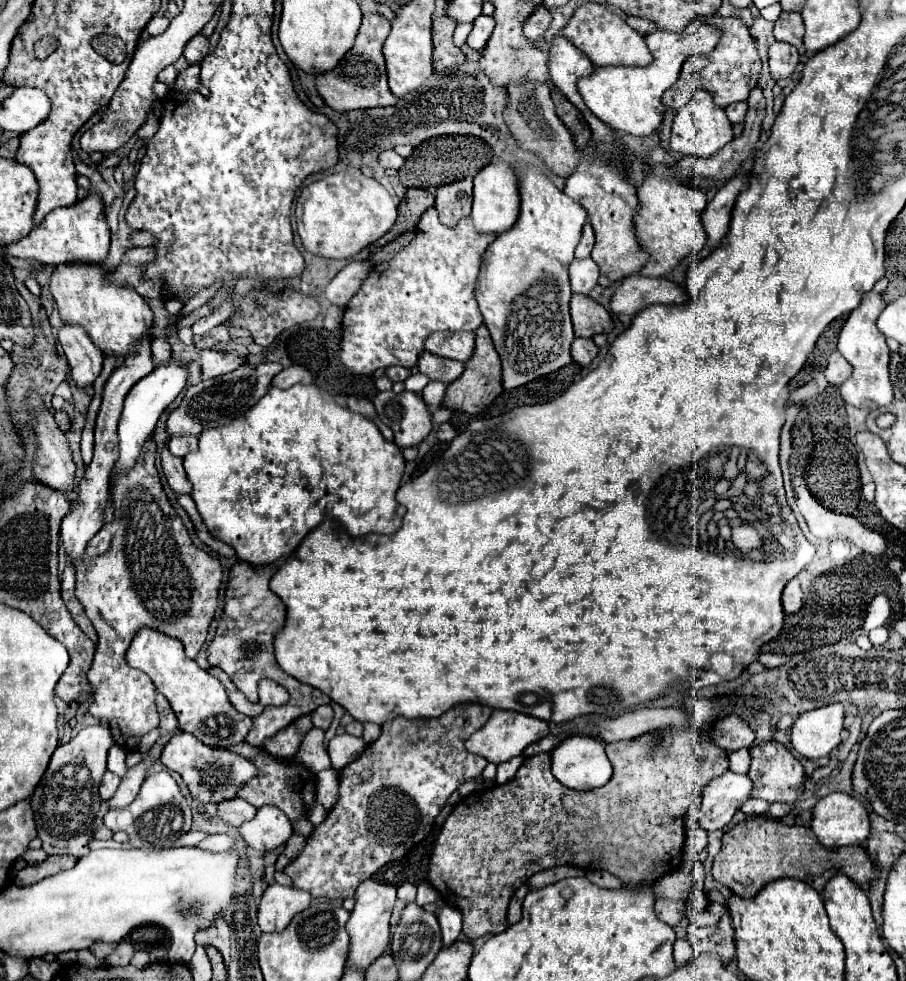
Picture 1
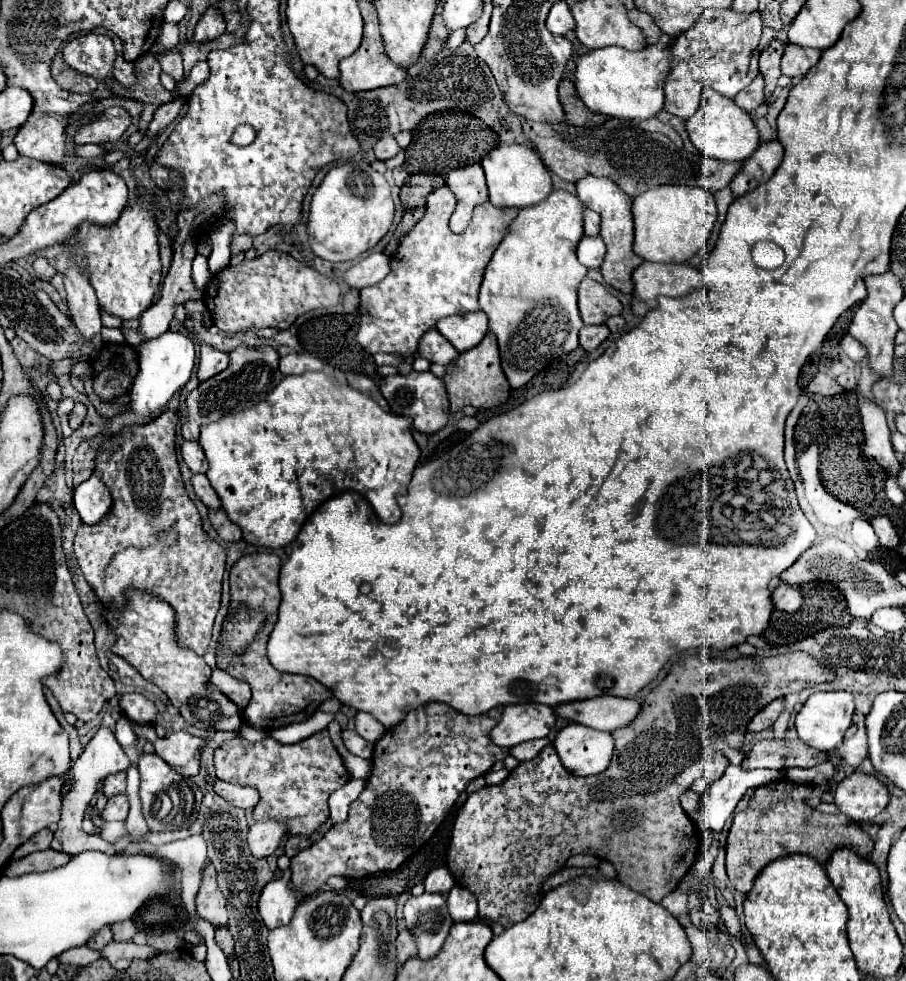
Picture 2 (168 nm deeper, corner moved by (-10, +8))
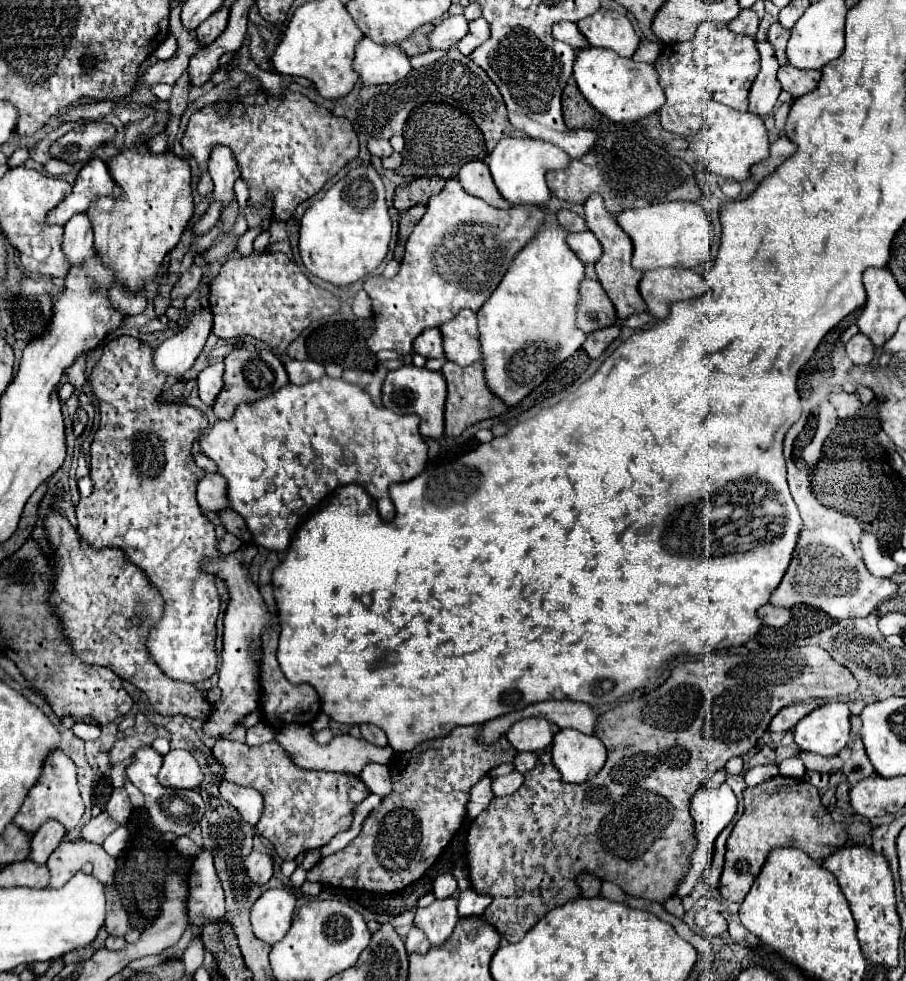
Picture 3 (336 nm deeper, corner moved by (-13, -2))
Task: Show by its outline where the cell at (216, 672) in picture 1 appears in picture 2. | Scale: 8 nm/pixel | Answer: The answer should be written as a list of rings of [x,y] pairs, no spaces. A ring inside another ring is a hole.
[[[214,668],[210,682],[212,682],[214,686],[218,686],[218,688],[240,708],[240,712],[242,712],[244,706],[250,702],[250,686],[246,686],[244,680],[238,680],[238,678],[230,676],[226,670]]]

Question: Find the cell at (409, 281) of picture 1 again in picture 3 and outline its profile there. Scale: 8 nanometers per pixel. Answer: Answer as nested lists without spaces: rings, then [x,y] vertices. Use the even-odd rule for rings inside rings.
[[[457,178],[447,180],[445,188],[433,198],[429,198],[423,218],[415,224],[407,240],[399,272],[393,278],[369,276],[365,280],[365,292],[373,302],[373,314],[377,324],[373,336],[367,340],[369,350],[395,350],[397,354],[409,354],[413,348],[413,340],[417,338],[417,334],[421,334],[421,330],[445,324],[463,308],[477,312],[499,286],[517,252],[527,246],[527,242],[537,234],[543,218],[545,214],[539,206],[513,206],[509,210],[499,210],[489,206],[485,200],[467,194],[457,182]]]

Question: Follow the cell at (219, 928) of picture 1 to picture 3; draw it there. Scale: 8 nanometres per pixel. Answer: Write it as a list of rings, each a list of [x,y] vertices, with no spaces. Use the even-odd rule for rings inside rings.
[[[201,850],[193,862],[189,876],[189,920],[197,926],[203,926],[207,920],[225,918],[225,898],[223,888],[213,868],[213,854]]]

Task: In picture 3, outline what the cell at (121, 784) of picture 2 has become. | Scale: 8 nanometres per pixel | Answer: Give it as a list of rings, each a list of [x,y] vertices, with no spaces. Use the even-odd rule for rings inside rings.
[[[115,788],[115,792],[111,794],[109,802],[107,802],[107,812],[109,816],[119,822],[119,824],[125,824],[129,820],[129,814],[131,814],[131,802],[129,802],[129,796],[123,788]]]

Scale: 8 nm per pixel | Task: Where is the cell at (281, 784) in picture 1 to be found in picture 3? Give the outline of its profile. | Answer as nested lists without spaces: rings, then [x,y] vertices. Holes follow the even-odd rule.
[[[217,740],[213,754],[225,768],[223,780],[239,786],[251,786],[261,792],[265,808],[259,820],[259,834],[273,844],[283,860],[295,860],[301,852],[329,844],[337,832],[351,826],[355,806],[371,794],[359,776],[303,770],[295,766],[277,742],[247,746],[241,742]]]

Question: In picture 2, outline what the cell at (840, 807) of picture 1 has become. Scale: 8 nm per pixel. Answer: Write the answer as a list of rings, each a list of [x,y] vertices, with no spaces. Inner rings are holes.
[[[850,774],[838,786],[834,794],[834,804],[840,814],[854,822],[868,822],[876,818],[890,802],[886,786],[868,774]]]

